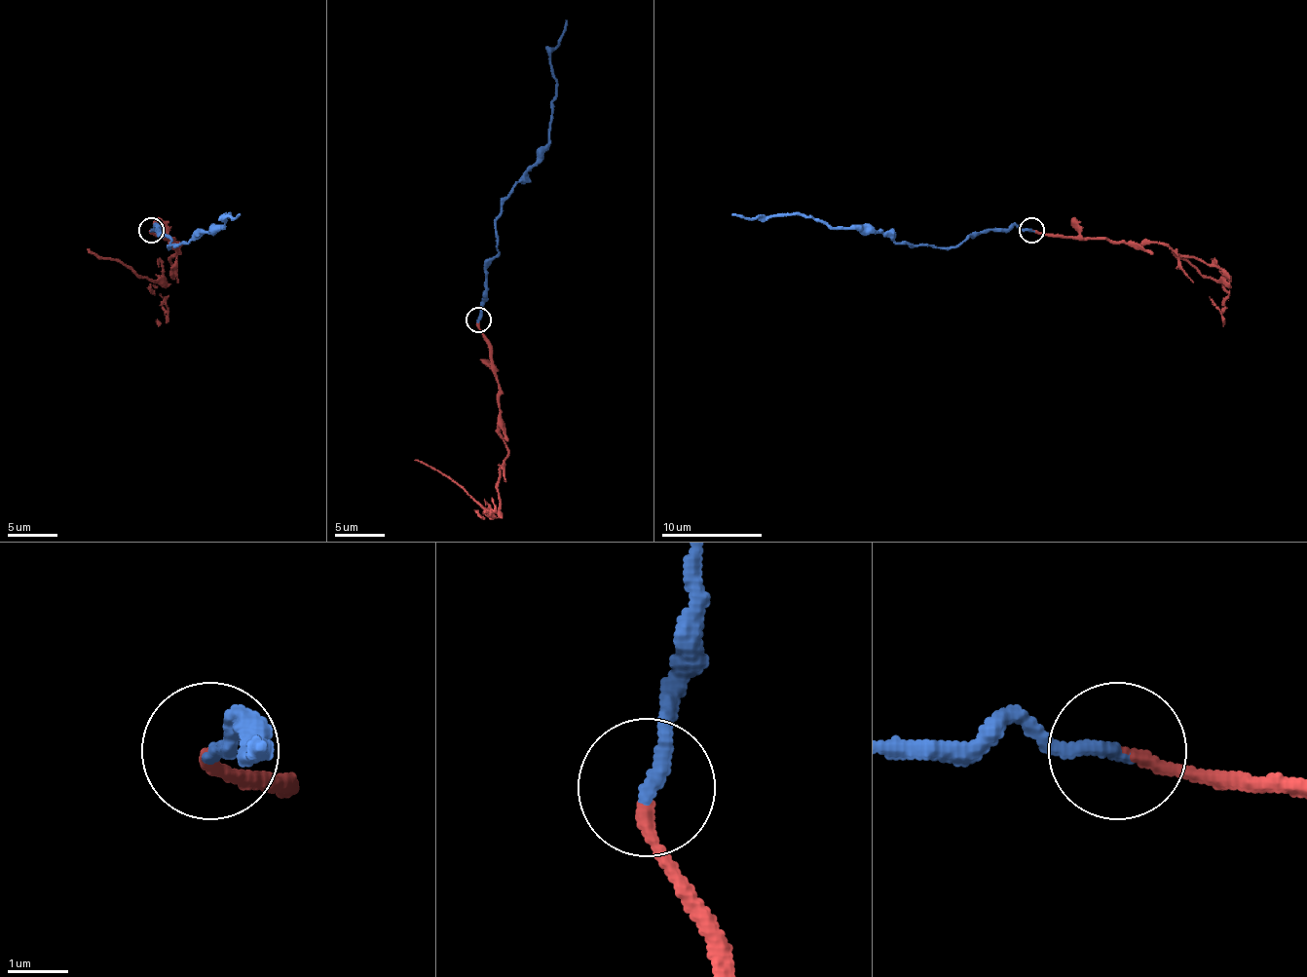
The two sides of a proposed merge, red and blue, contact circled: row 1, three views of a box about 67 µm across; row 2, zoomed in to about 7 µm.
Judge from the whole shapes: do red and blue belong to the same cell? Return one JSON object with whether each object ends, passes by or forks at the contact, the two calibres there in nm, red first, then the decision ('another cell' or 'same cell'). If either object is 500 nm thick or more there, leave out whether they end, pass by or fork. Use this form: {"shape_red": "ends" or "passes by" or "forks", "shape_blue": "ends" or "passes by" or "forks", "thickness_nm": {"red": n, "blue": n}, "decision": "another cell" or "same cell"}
{"shape_red": "ends", "shape_blue": "ends", "thickness_nm": {"red": 200, "blue": 240}, "decision": "another cell"}

